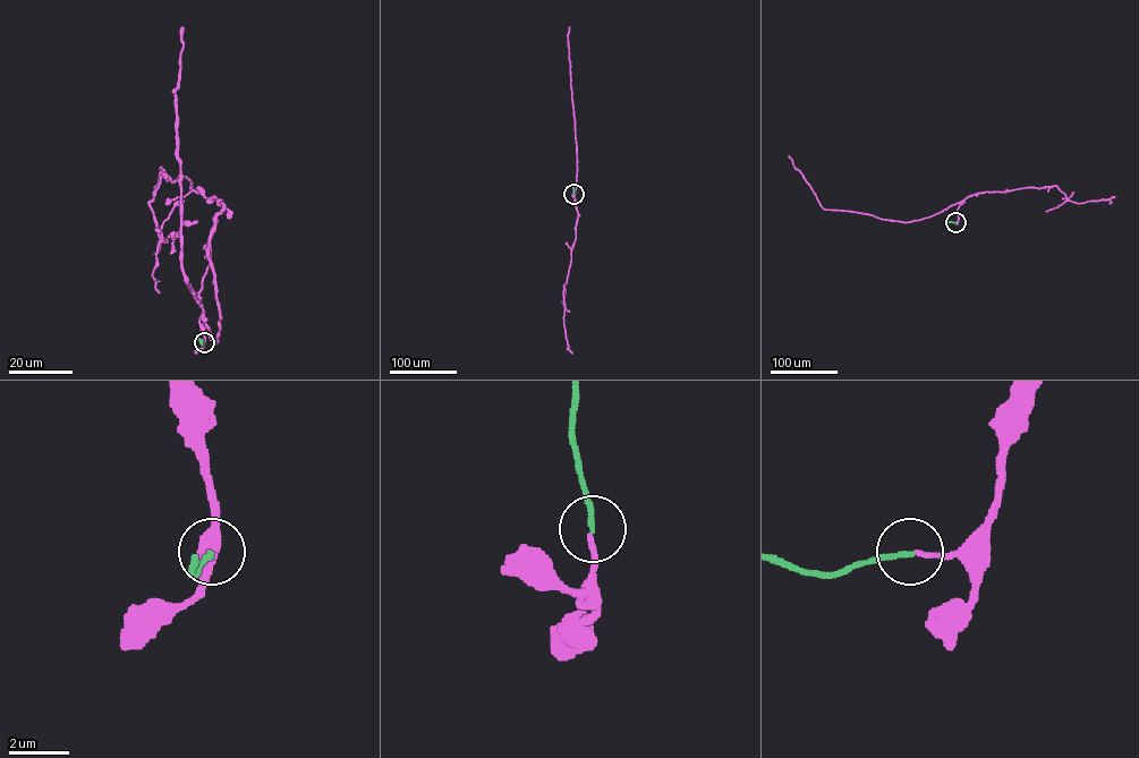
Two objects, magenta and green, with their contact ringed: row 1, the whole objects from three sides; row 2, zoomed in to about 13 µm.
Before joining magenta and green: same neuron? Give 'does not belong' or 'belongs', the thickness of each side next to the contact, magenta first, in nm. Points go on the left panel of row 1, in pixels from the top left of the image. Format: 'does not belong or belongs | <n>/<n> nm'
belongs | 140/160 nm

